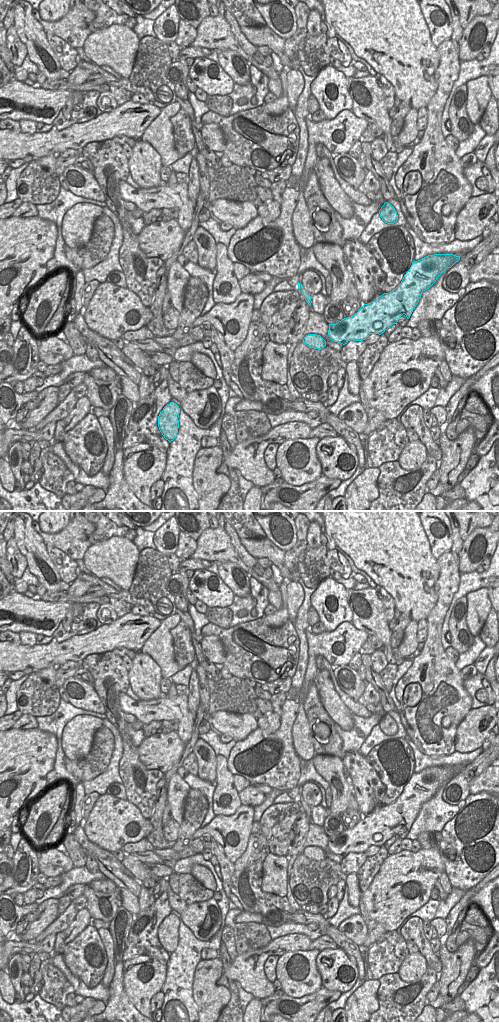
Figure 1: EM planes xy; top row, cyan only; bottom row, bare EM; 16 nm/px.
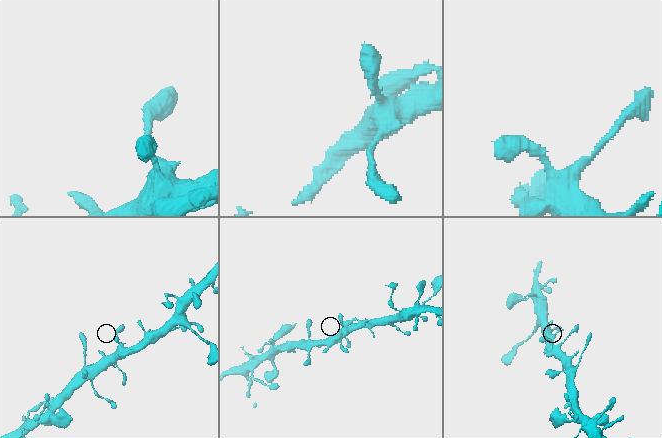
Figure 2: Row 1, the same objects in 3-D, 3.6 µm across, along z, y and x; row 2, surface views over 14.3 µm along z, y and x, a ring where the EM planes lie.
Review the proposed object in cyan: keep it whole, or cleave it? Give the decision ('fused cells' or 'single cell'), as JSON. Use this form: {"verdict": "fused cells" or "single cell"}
{"verdict": "single cell"}

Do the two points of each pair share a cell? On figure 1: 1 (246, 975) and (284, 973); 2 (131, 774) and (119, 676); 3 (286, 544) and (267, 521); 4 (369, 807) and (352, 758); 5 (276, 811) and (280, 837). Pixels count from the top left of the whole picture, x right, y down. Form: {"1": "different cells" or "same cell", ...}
{"1": "different cells", "2": "same cell", "3": "same cell", "4": "same cell", "5": "same cell"}

